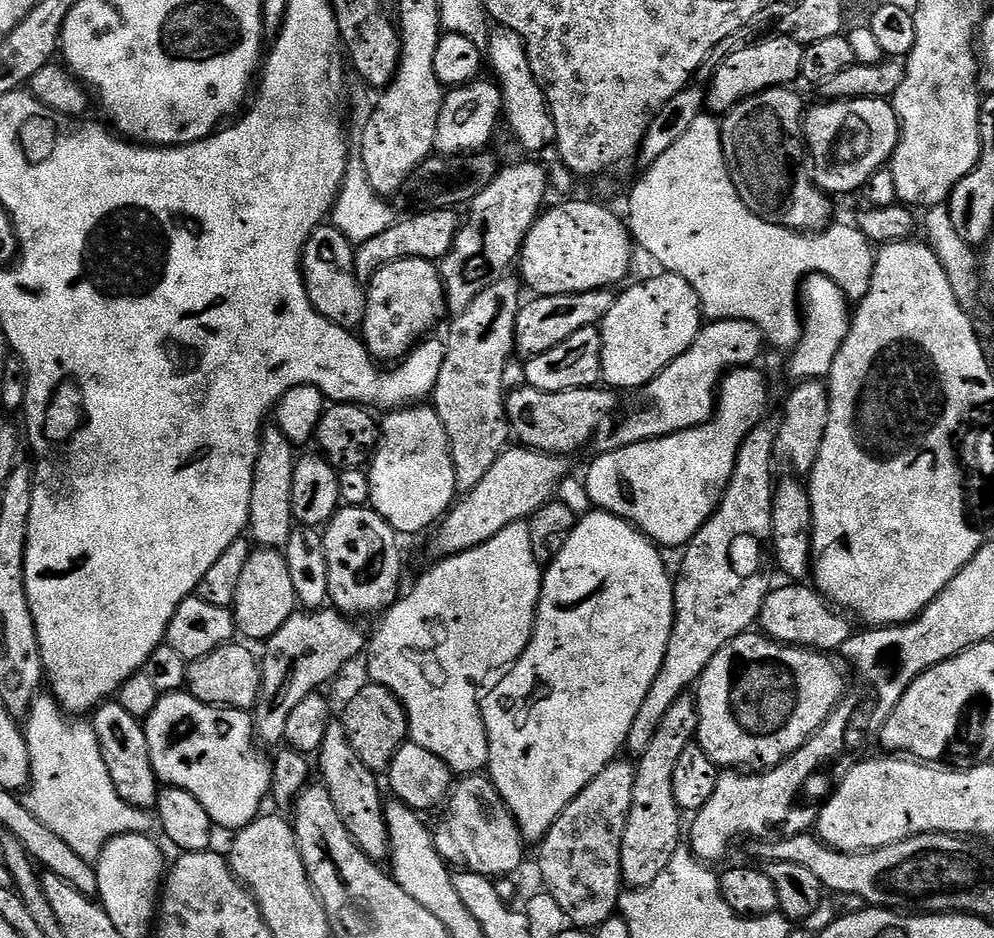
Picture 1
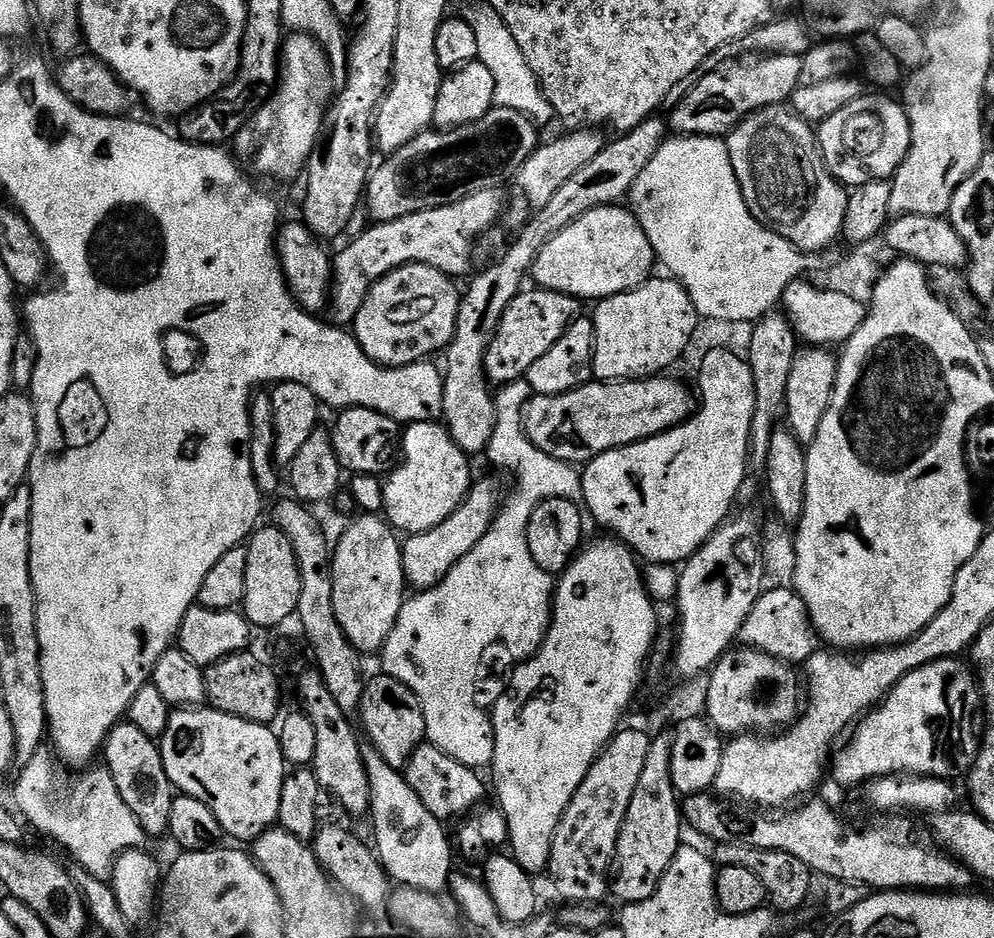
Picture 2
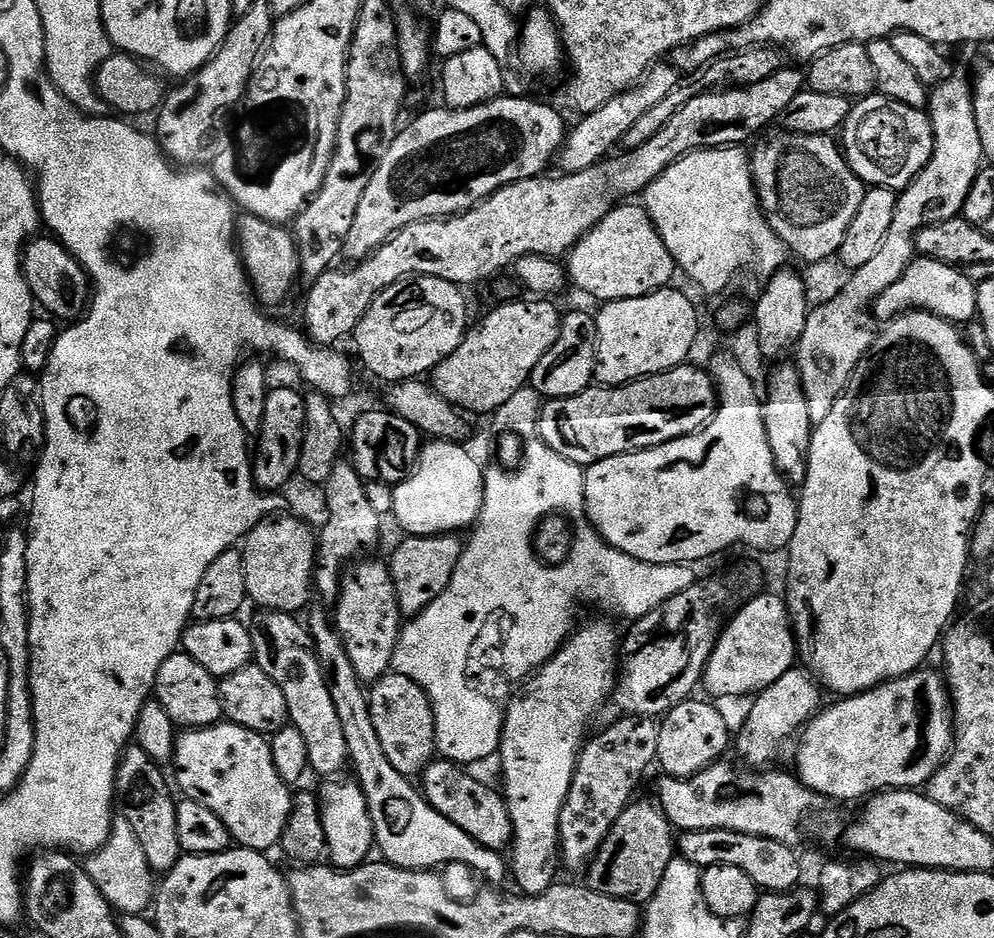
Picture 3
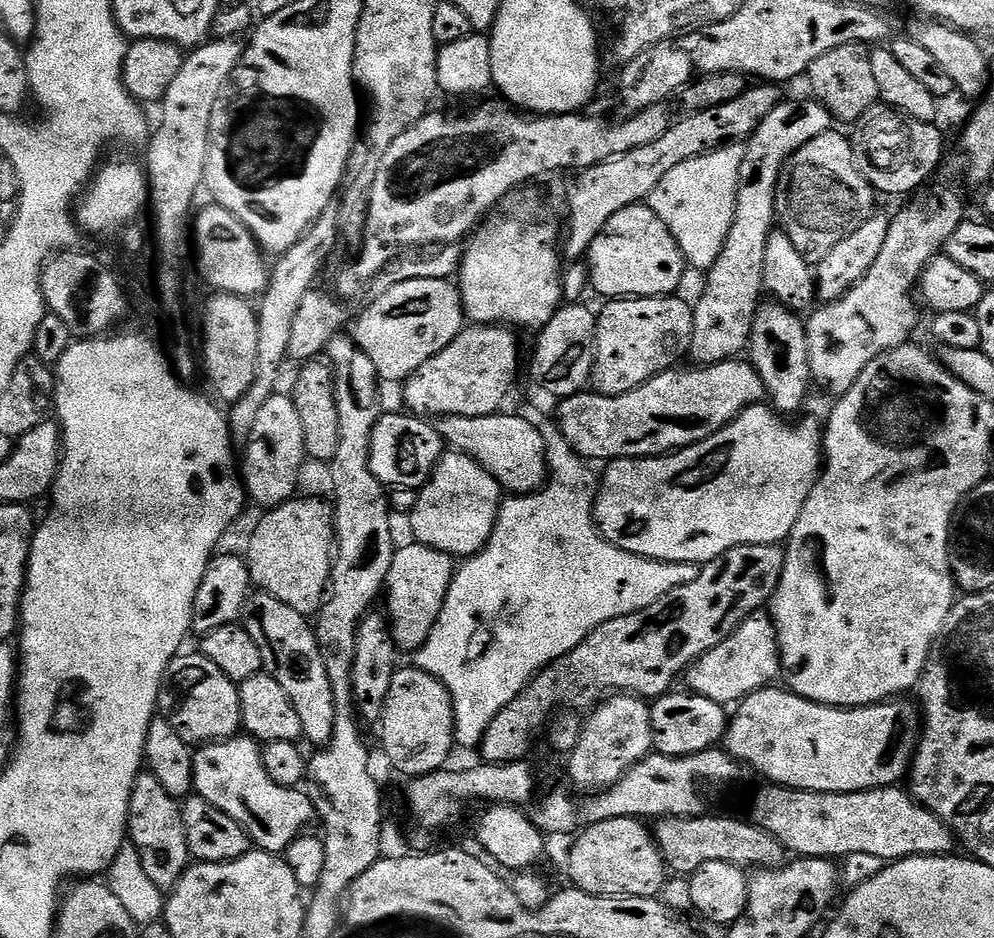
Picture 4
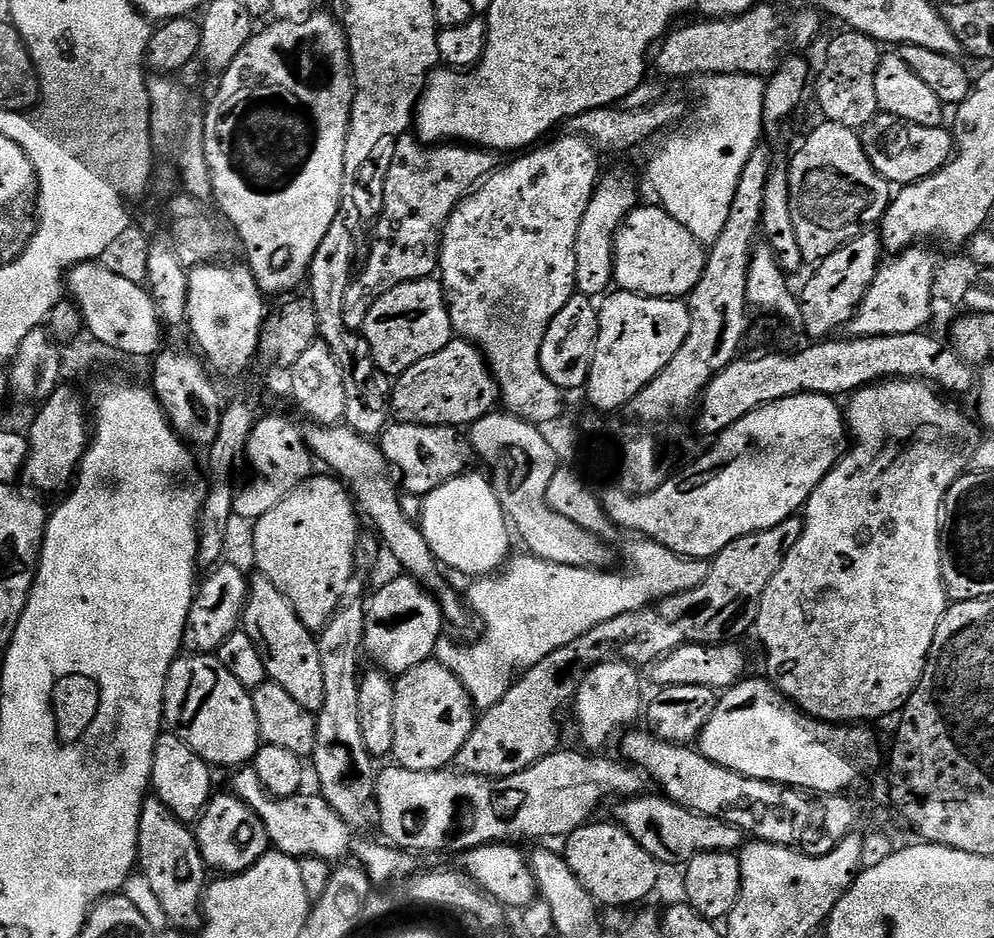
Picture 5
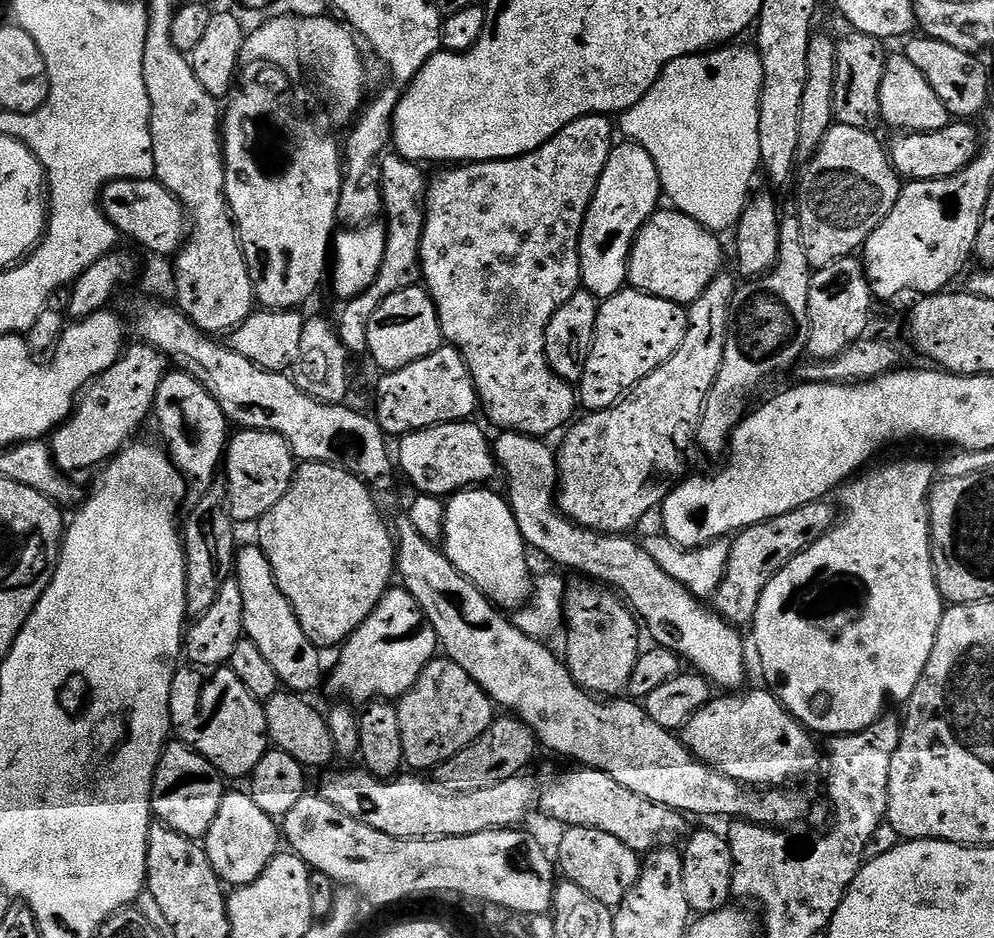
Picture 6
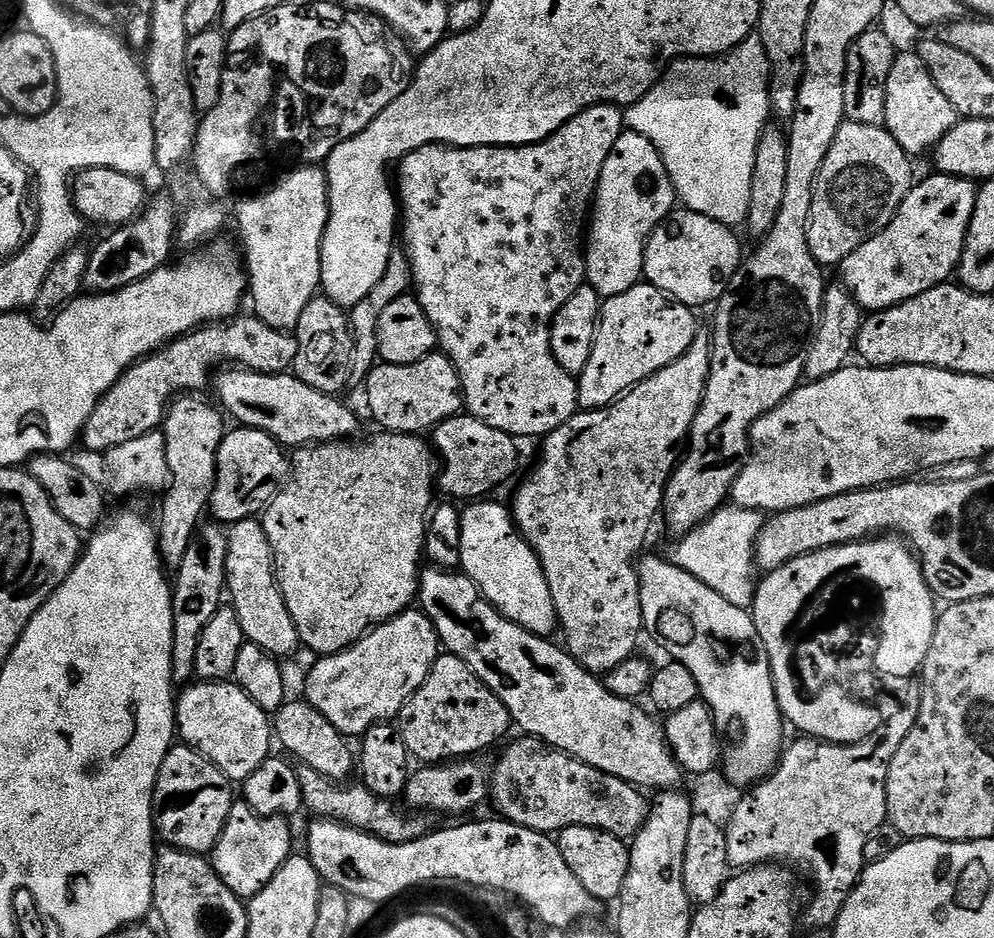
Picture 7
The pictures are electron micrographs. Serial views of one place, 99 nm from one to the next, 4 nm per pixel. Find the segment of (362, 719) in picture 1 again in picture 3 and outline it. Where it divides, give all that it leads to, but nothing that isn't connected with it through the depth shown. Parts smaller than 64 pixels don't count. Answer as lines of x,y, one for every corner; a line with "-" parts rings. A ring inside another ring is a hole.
389,671
387,676
377,680
371,685
370,695
368,697
372,707
372,717
374,718
374,730
378,730
378,742
382,742
382,750
386,750
386,758
390,758
390,766
398,770
398,774
409,778
416,778
423,773
424,767
431,764
437,755
436,750
436,722
434,720
434,710
430,698
410,678
402,674

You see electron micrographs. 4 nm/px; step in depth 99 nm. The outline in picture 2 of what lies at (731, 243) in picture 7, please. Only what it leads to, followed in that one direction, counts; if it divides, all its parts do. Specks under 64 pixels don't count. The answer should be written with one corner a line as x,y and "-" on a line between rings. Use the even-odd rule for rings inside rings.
609,206
582,214
582,218
554,234
542,246
530,276
550,292
574,296
581,302
599,302
639,288
650,279
652,267
657,264
656,251
636,220
636,213
624,206

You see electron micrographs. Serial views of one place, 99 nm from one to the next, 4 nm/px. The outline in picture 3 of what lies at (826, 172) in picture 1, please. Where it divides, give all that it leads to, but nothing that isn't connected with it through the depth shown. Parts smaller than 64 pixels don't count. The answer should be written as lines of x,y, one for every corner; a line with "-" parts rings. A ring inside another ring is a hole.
873,94
857,99
842,129
844,159
858,179
874,188
903,190
934,154
934,130
927,111

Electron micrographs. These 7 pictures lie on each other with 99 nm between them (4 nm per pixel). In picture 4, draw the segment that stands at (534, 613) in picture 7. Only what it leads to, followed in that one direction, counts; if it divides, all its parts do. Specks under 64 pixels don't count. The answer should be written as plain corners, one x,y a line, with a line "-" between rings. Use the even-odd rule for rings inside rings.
445,451
432,472
432,479
419,489
417,496
420,497
412,508
412,532
419,543
447,552
453,558
467,558
484,551
496,525
502,489
473,456

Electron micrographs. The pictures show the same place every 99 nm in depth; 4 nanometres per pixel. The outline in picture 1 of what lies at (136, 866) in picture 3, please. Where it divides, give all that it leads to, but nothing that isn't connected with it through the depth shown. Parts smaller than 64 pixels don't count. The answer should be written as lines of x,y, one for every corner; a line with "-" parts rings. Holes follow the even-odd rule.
41,694
36,697
22,728
24,741
28,743
32,767
32,778
23,802
30,810
30,814
34,814
34,818
38,818
42,826
50,826
50,830
54,830
54,834
58,834
58,838
62,838
62,842
66,842
66,846
74,850
74,854
78,854
86,861
96,862
103,848
112,839
120,835
147,833
151,824
153,827
154,820
145,809
130,806
130,802
126,802
122,794
114,790
110,770
106,770
106,762
102,762
102,750
98,746
96,732
92,729
91,723
84,721
83,724
80,720
83,719
73,718
65,712
55,696

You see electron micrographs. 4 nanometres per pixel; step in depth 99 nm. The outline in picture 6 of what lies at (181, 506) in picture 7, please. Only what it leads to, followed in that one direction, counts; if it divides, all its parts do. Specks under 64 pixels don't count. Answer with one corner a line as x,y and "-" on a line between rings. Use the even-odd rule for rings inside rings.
169,370
162,382
158,382
155,420
164,435
163,443
168,455
176,463
176,469
184,475
188,486
187,499
192,502
200,500
218,479
230,439
230,422
222,414
222,406
214,402
206,386
202,386
202,382
198,382
187,370

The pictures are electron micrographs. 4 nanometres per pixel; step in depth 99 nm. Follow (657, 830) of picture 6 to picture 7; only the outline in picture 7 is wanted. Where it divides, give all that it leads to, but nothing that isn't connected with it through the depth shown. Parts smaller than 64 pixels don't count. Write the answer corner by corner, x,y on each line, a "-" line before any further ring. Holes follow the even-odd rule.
521,735
520,740
516,740
500,757
496,760
496,765
491,765
490,768
490,800
491,803
496,803
496,808
503,819
508,820
512,824
517,824
523,828
529,828
535,832
543,832
545,834
558,834
564,828
570,826
590,826
597,828
603,832
614,834
618,839
628,842
636,835
637,830
644,825
648,817
649,801
644,801
645,793
637,788
634,784
627,784
622,778
618,778
614,774
606,774
602,770
598,770
594,766
590,766
586,762
582,762
573,756
567,756
565,752
559,752
558,749
550,747
546,742
536,740
533,736

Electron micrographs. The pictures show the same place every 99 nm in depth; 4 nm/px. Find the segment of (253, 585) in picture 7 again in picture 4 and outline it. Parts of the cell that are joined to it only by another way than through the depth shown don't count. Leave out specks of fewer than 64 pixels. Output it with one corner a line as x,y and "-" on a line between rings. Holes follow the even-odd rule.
256,590
249,595
242,617
244,628
258,642
258,650
262,650
264,672
286,690
290,702
294,702
294,710
298,710
298,718
302,718
303,739
309,740
312,746
323,746
330,742
334,734
334,690
330,690
330,678
326,678
326,666
322,666
322,654
318,654
318,642
309,617
298,614
298,610
290,610
286,602
278,602
270,594

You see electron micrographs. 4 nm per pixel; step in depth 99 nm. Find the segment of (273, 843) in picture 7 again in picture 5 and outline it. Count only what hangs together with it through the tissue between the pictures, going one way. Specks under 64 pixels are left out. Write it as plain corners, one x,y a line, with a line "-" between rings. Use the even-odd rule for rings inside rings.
231,794
213,795
199,820
195,821
194,831
205,865
209,869
217,868
220,874
244,872
270,851
266,826
262,826
258,814

